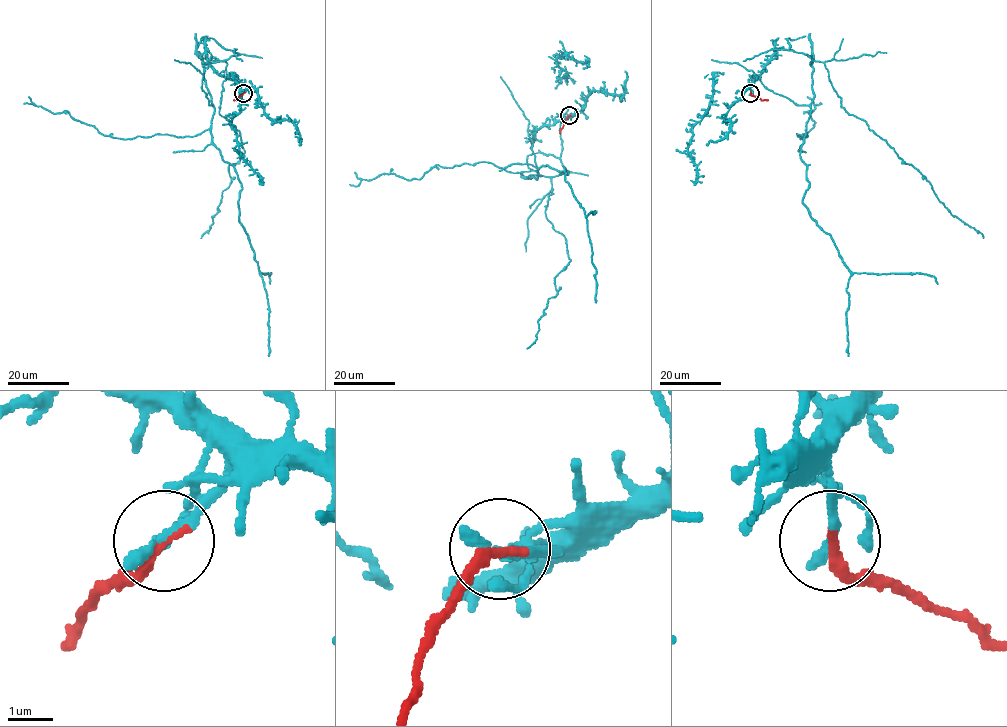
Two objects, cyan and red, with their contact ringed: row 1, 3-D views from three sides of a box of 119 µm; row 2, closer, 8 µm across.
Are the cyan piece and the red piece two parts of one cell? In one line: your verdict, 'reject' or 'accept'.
reject

